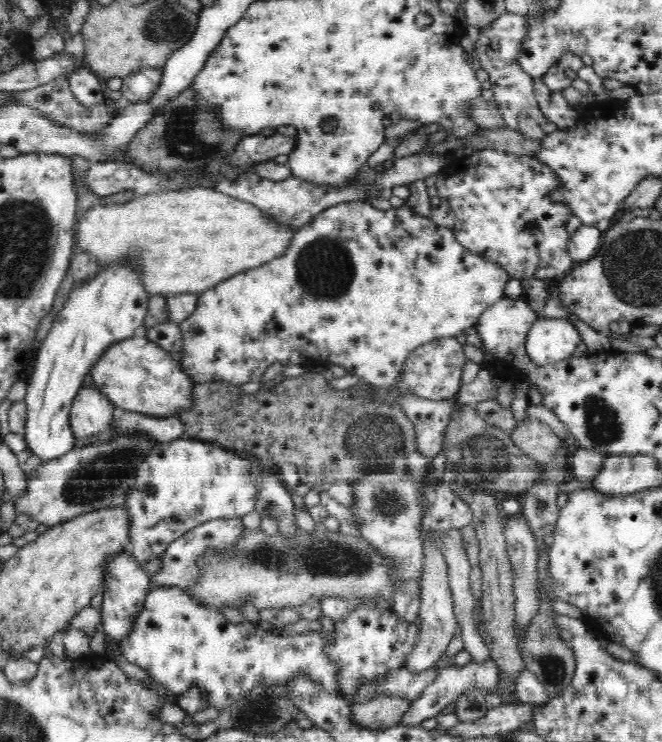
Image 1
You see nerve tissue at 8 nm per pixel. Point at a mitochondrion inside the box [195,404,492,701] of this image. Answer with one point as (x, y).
(331, 559)

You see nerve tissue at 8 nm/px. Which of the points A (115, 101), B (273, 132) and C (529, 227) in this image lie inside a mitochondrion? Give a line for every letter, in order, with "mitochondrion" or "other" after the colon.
A: other
B: other
C: mitochondrion

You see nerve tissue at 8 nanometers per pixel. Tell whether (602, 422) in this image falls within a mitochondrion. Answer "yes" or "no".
yes

